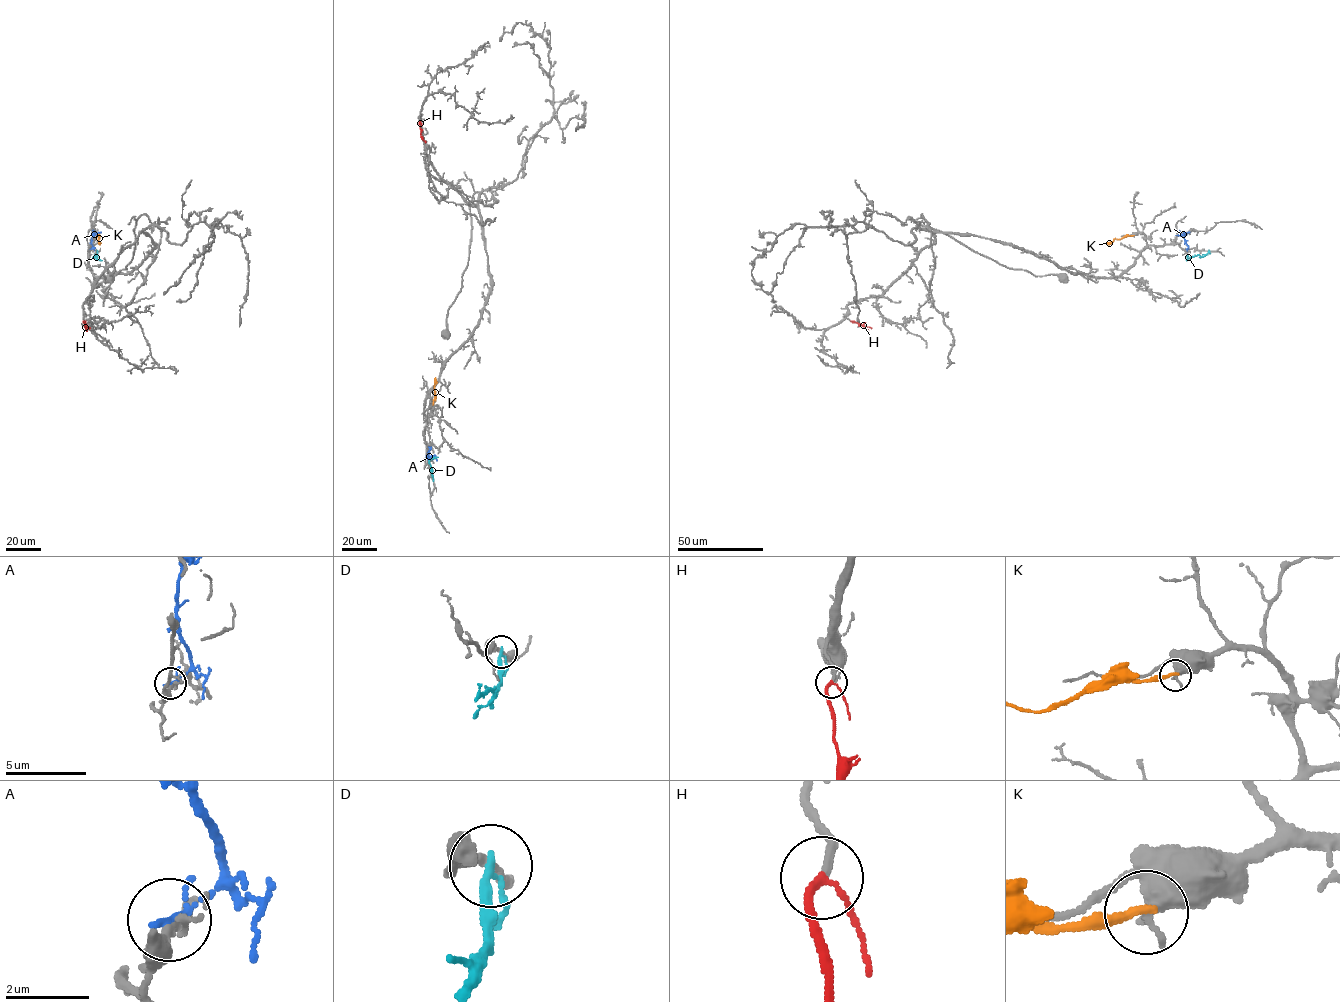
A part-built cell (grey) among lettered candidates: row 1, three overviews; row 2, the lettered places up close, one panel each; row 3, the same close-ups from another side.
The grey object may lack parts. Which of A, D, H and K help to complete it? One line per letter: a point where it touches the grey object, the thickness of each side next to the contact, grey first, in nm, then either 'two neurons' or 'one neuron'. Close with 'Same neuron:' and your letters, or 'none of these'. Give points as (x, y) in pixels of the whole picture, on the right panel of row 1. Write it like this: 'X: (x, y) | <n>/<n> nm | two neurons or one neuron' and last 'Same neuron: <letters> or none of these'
A: (1187, 249) | 200/110 nm | two neurons
D: (1209, 250) | 220/170 nm | two neurons
H: (850, 321) | 180/160 nm | one neuron
K: (1133, 235) | 480/220 nm | two neurons
Same neuron: H

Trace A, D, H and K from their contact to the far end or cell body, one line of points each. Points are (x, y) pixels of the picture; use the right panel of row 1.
A: (1187, 249), (1184, 235), (1189, 232)
D: (1208, 250), (1202, 256), (1196, 255), (1186, 260)
H: (850, 321), (871, 329)
K: (1133, 235), (1106, 243)

